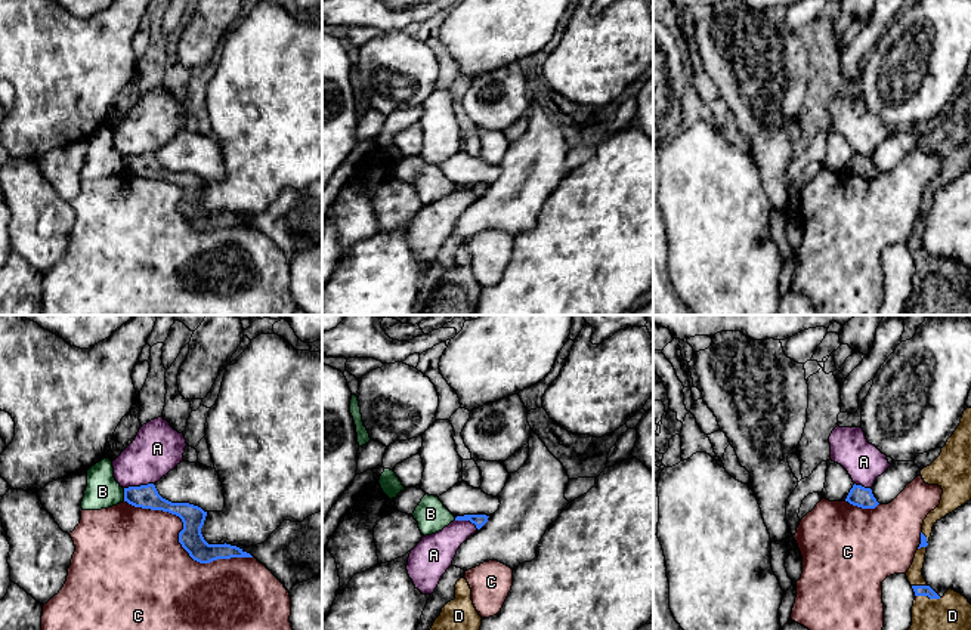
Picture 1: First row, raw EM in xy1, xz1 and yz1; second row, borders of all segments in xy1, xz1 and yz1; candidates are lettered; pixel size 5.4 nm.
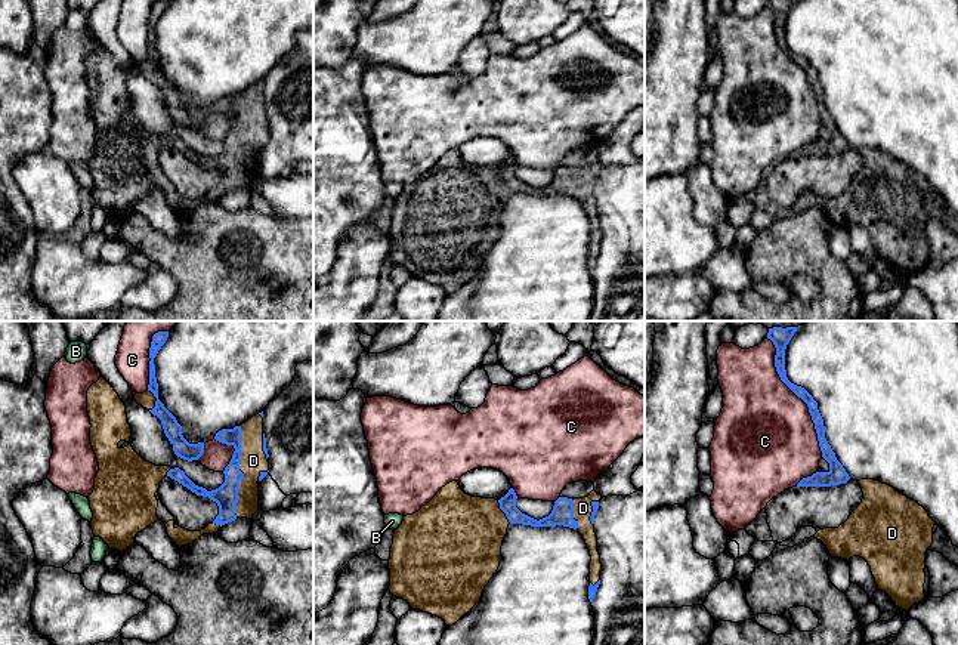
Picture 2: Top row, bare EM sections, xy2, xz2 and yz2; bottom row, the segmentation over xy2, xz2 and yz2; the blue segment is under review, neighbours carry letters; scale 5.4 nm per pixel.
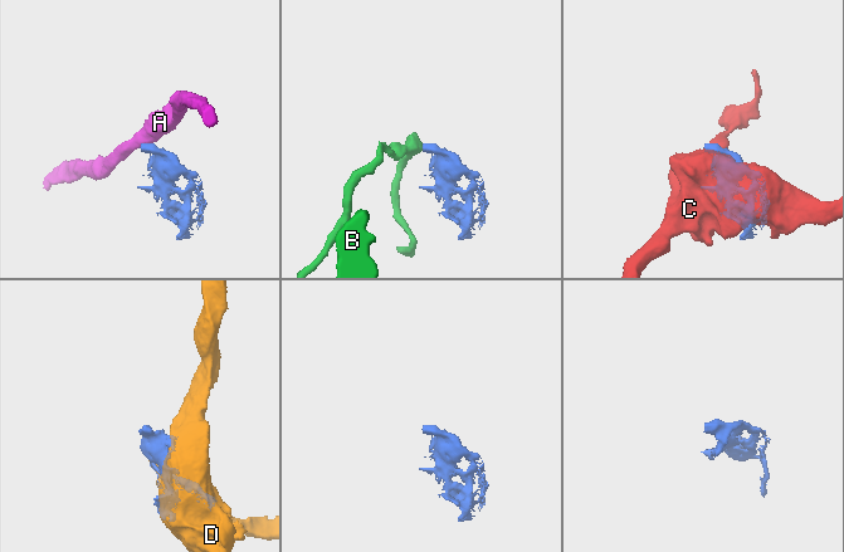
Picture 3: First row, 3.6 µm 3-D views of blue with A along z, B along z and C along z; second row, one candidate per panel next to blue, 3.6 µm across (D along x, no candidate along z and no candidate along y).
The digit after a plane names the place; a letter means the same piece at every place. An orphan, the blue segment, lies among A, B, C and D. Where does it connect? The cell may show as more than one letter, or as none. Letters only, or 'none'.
D

